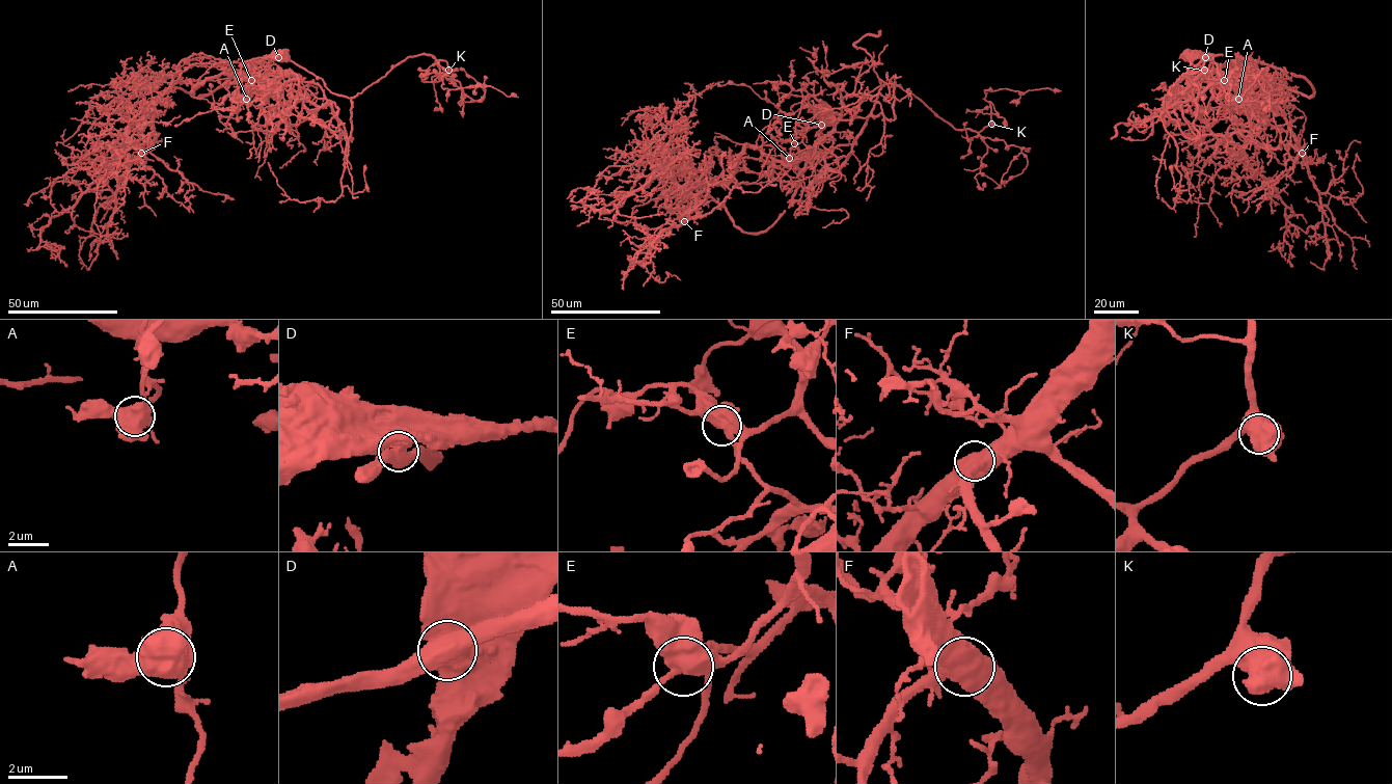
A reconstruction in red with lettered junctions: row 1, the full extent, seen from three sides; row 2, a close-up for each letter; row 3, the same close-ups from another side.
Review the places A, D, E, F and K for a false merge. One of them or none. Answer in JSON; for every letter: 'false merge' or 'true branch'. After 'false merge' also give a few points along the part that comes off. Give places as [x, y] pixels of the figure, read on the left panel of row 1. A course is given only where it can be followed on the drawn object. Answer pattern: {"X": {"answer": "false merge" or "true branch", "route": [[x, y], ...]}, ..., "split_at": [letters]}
{"A": {"answer": "true branch"}, "D": {"answer": "false merge", "route": [[278, 57], [249, 59], [241, 74], [279, 73], [334, 104], [342, 194], [291, 199], [268, 162]]}, "E": {"answer": "true branch"}, "F": {"answer": "true branch"}, "K": {"answer": "true branch"}, "split_at": ["D"]}

